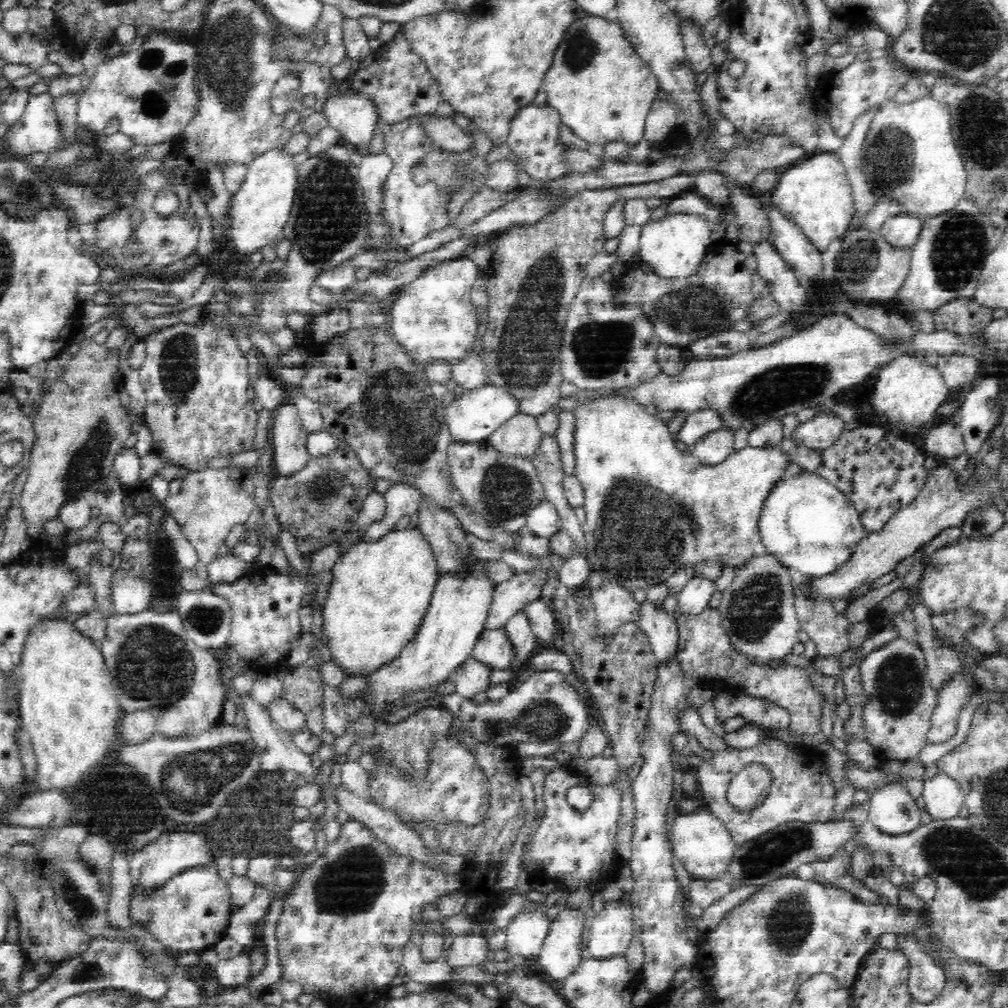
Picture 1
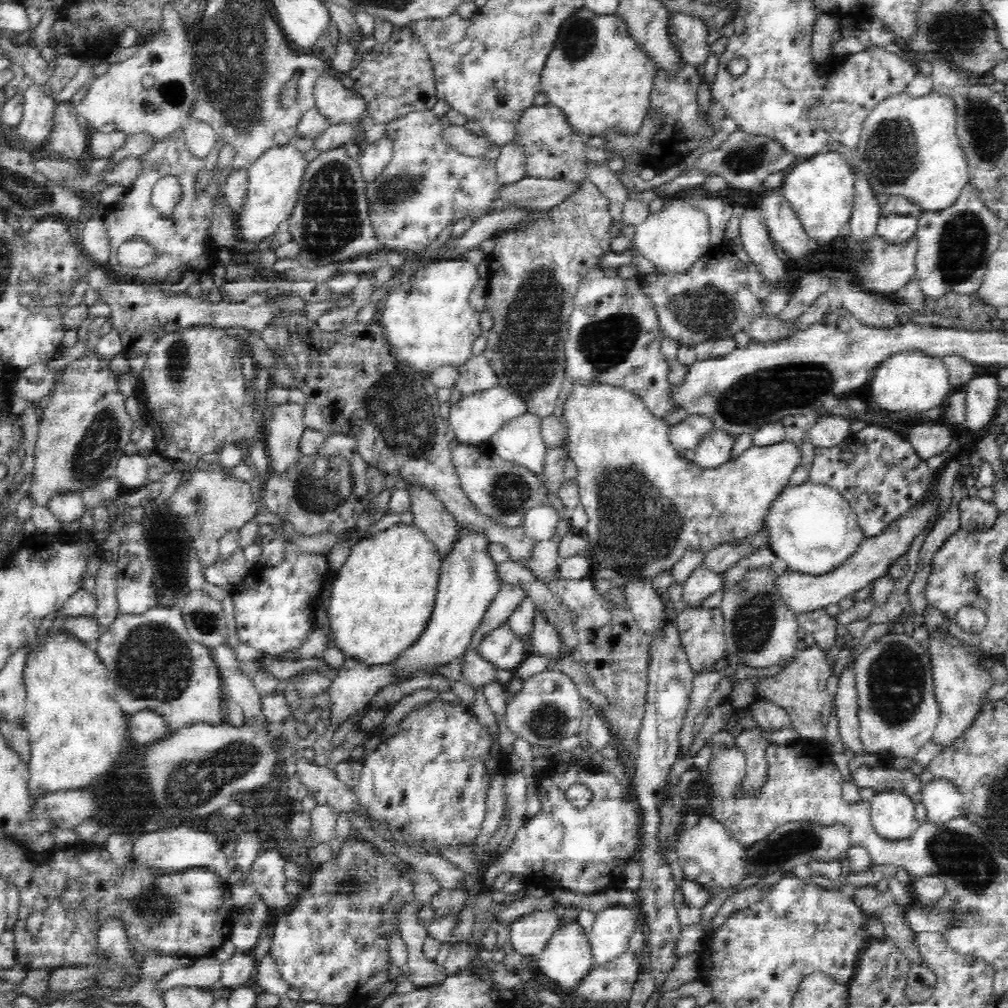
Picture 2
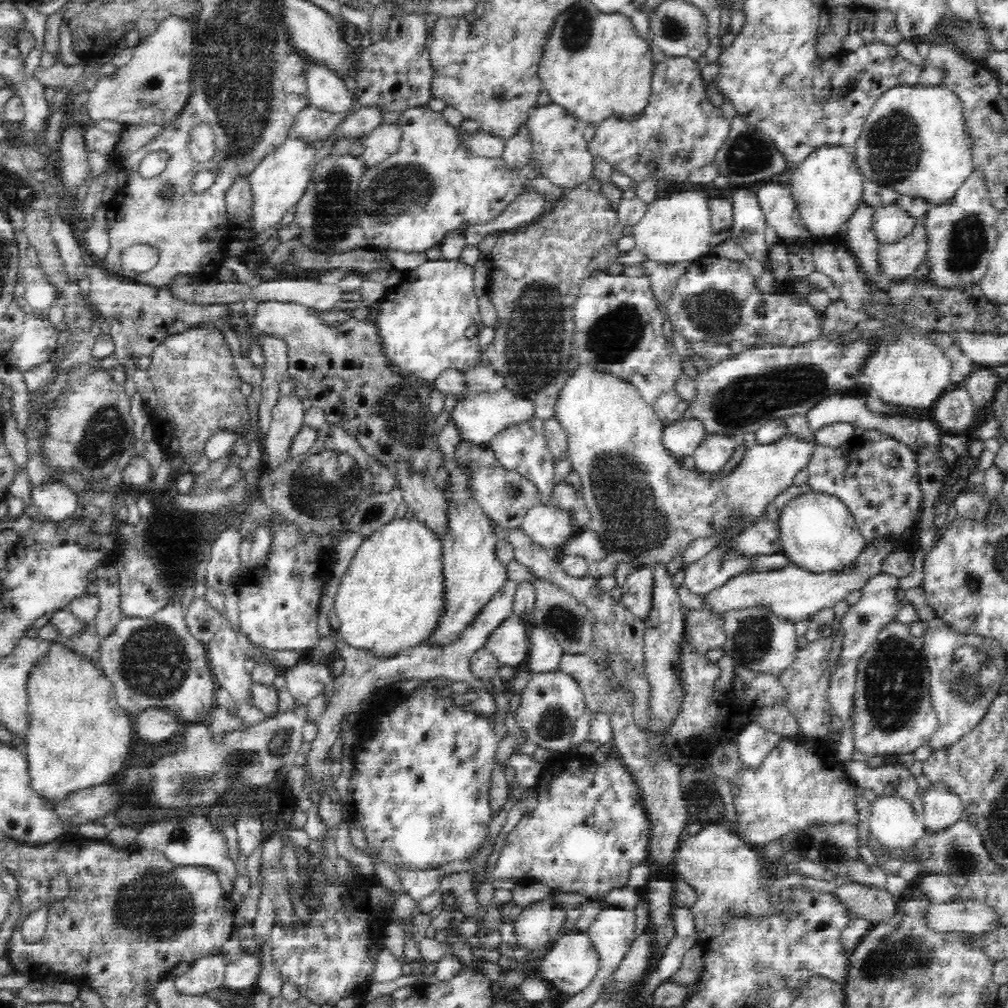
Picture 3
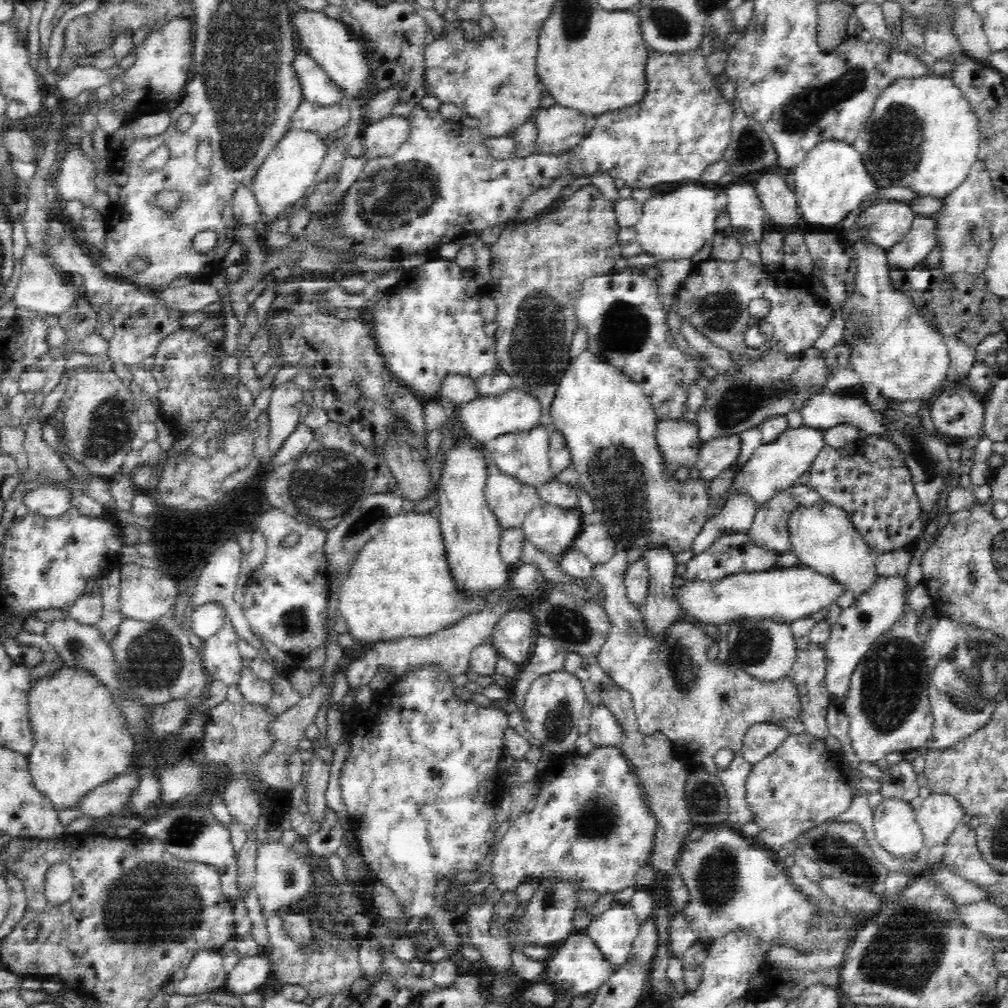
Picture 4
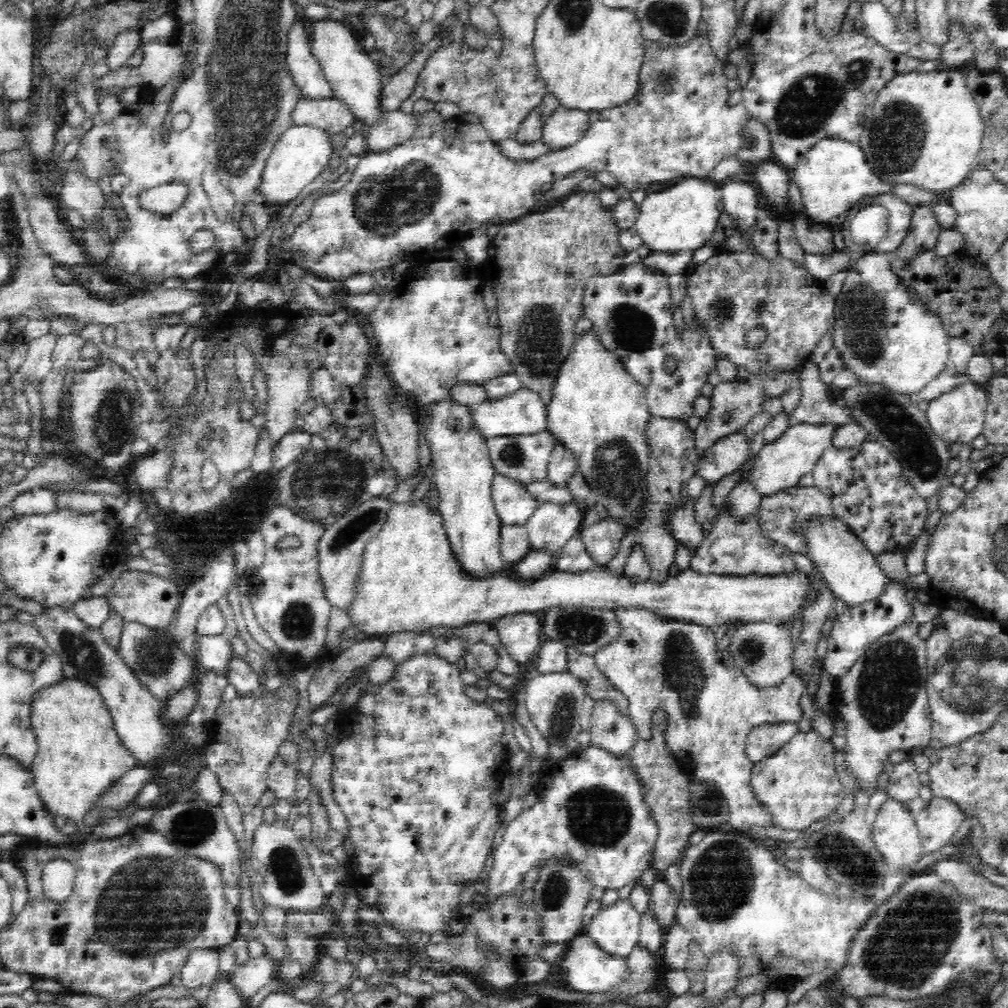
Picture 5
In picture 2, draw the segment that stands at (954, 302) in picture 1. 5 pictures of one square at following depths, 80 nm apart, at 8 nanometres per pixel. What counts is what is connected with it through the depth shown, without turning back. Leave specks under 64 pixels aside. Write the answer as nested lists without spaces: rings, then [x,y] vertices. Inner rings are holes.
[[[904,287],[892,290],[888,296],[892,305],[896,307],[896,310],[900,316],[900,319],[904,322],[910,322],[920,327],[936,327],[941,329],[966,329],[969,331],[997,331],[1007,330],[1006,320],[1002,320],[997,312],[997,307],[993,304],[984,302],[980,293],[977,290],[970,290],[968,293],[958,293],[955,290],[948,290],[945,294],[940,295],[926,295],[924,294],[924,300],[922,300],[922,306],[926,308],[912,308],[908,304],[908,298],[906,298],[906,291]]]

